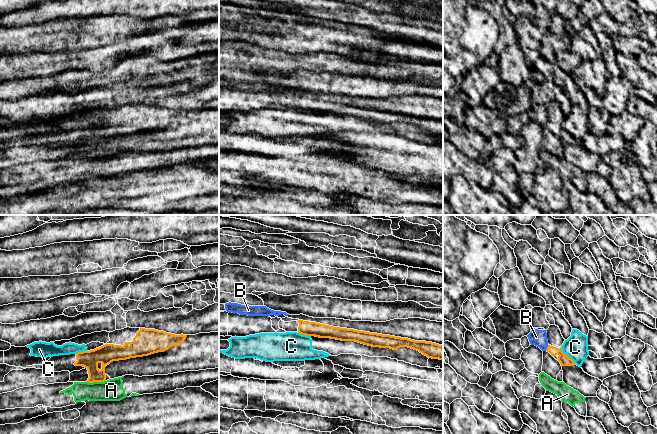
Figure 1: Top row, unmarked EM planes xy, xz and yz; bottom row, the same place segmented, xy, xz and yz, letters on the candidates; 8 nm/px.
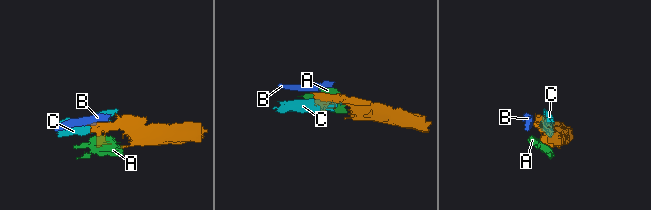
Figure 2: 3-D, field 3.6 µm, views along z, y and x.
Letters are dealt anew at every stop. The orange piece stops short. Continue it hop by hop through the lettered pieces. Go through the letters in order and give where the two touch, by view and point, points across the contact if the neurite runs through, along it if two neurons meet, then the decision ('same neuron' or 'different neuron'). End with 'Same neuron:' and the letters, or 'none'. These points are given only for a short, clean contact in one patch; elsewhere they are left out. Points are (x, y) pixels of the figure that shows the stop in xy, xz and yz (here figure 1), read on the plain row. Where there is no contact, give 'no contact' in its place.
A: contact xy (95, 157); border xy (105, 156), (86, 158); different neuron
B: contact yz (547, 124); border yz (548, 121), (545, 126); different neuron
C: contact yz (566, 131); border yz (560, 124), (575, 139); different neuron
Same neuron: none

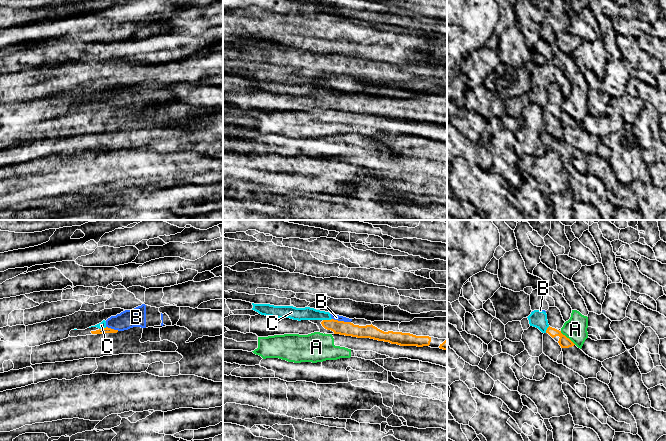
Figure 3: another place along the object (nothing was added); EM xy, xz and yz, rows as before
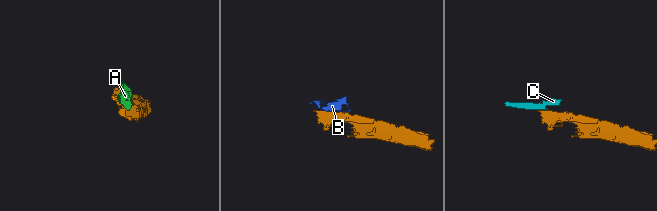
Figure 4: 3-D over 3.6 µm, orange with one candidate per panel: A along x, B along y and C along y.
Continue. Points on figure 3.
A: contact yz (568, 114); border yz (560, 107), (575, 120); different neuron
B: contact xz (341, 97); border xz (332, 94), (338, 97), (350, 98); different neuron
C: contact xz (327, 96); border xz (331, 94), (323, 96); different neuron
Same neuron: none

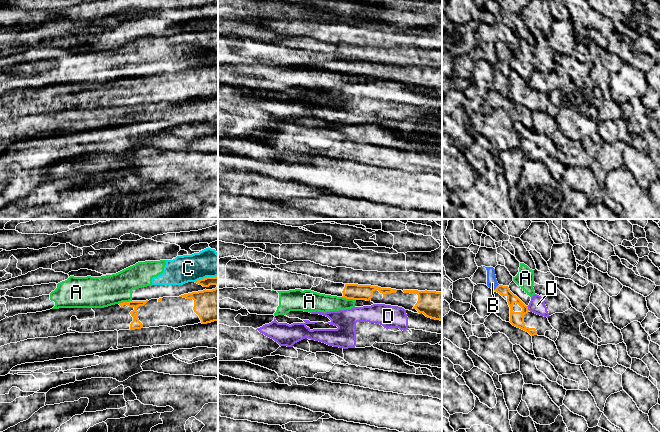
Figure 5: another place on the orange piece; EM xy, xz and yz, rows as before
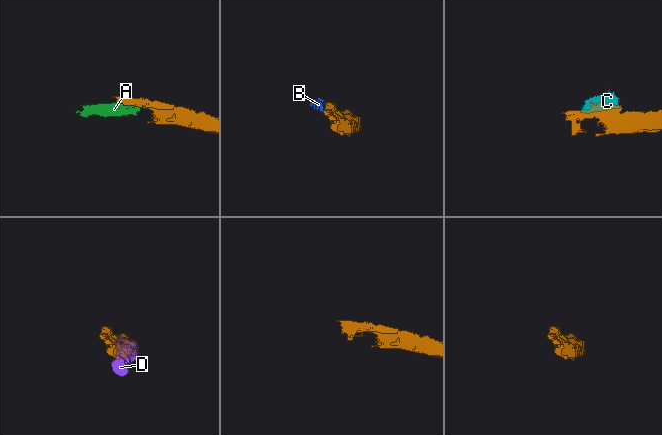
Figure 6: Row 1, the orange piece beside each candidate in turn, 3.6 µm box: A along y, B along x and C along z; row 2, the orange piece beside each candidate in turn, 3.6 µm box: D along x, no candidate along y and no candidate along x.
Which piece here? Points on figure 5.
A: contact xz (349, 74); border xz (342, 72), (355, 76); different neuron
B: contact yz (496, 63); border yz (498, 60), (494, 66); different neuron
C: contact xy (206, 53); border xy (217, 51), (200, 54), (195, 58); different neuron
D: contact yz (527, 84); border yz (526, 82), (529, 86); different neuron
Same neuron: none

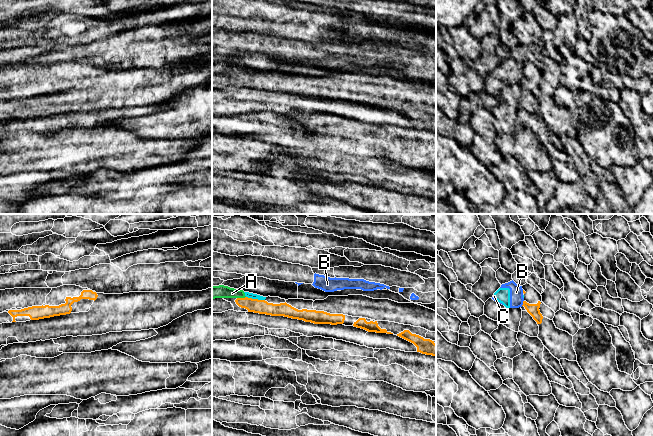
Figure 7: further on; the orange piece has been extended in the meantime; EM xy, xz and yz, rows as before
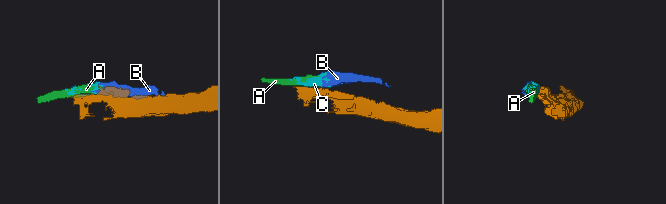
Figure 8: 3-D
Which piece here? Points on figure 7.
A: contact xz (241, 74); border xz (245, 72), (237, 74); different neuron
B: contact yz (523, 79); border yz (523, 76), (521, 81); different neuron
C: contact xz (255, 75); border xz (246, 72), (252, 75), (264, 76); different neuron
Same neuron: none

